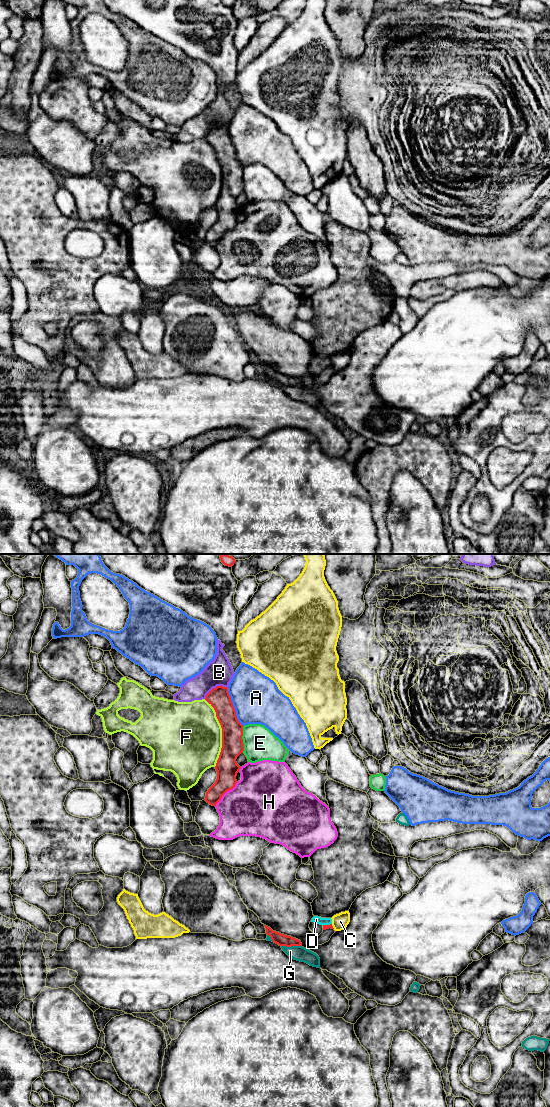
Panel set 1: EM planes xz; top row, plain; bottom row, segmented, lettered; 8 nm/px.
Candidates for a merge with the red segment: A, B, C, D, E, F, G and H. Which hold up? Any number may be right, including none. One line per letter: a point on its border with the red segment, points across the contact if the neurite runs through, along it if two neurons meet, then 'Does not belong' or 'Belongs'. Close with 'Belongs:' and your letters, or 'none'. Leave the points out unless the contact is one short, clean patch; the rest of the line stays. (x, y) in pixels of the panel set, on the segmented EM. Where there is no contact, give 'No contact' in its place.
A: Touches red at xz (233, 707). Does not belong
B: Touches red at xz (216, 687). Does not belong
C: Touches red at xz (332, 926). Does not belong
D: Touches red at xz (327, 925). Path across: xz (325, 927), (327, 925), (322, 921). Belongs
E: Touches red at xz (242, 739). Does not belong
F: Touches red at xz (222, 733). Does not belong
G: Touches red at xz (291, 945). Does not belong
H: Touches red at xz (225, 792). Does not belong
Belongs: D

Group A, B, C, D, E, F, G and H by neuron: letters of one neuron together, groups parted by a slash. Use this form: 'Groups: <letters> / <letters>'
Groups: A / B / C / D / E / F / G / H

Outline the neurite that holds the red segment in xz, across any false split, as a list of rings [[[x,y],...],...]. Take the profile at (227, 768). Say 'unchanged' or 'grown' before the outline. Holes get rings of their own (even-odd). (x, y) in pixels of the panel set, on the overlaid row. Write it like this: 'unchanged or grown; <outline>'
unchanged; [[[227,687],[213,688],[205,700],[214,708],[222,728],[222,748],[215,766],[217,779],[204,799],[210,805],[216,806],[222,796],[237,783],[236,776],[241,767],[236,759],[244,751],[243,725],[237,719]]]

